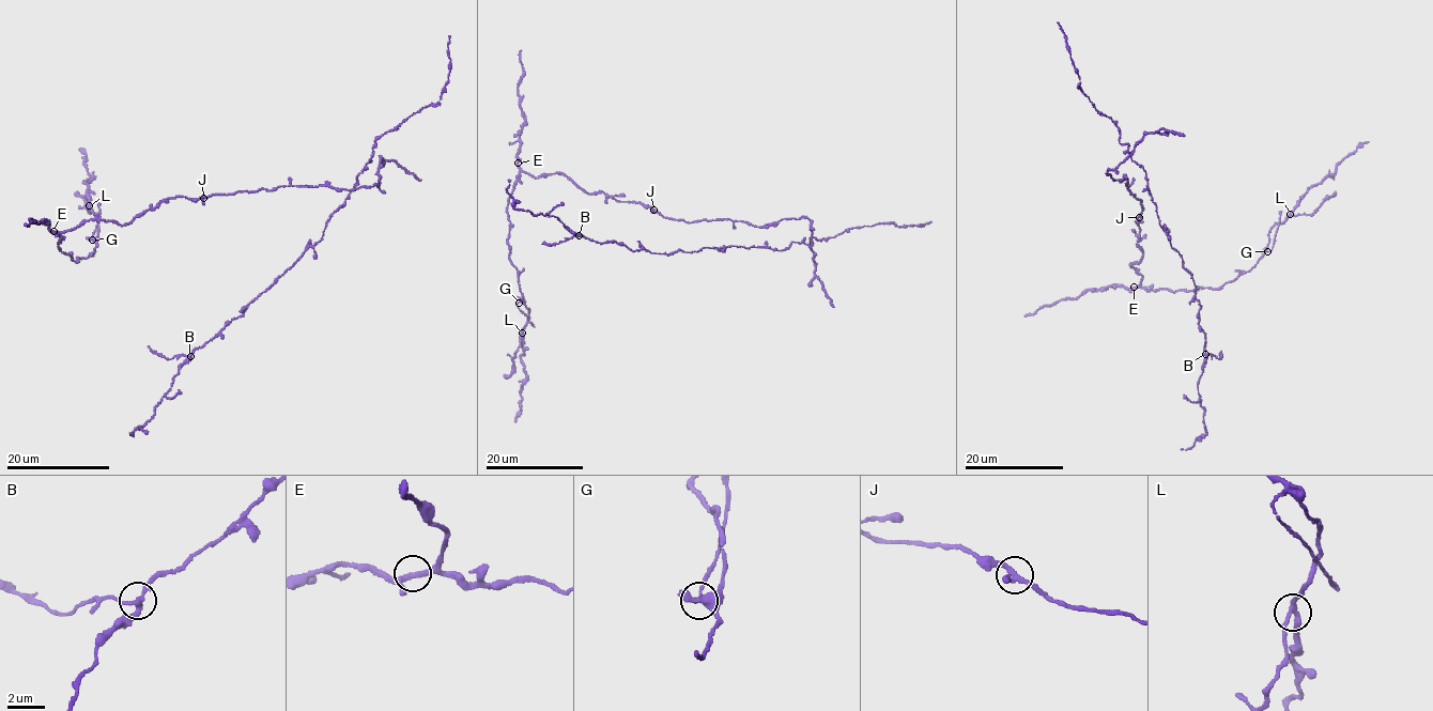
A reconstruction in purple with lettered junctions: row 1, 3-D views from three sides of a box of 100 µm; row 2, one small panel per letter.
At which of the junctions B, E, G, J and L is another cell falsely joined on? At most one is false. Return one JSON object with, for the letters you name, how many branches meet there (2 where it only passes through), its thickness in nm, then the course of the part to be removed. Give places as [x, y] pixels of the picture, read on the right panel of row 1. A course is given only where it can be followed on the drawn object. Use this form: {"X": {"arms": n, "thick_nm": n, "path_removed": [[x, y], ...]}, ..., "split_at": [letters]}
{"B": {"arms": 3, "thick_nm": 240, "path_removed": [[1205, 354], [1220, 359], [1221, 351]]}, "split_at": ["B"]}

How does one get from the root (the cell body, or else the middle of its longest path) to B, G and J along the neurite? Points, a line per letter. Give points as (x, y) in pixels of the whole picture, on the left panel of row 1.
B: (271, 189), (379, 186), (381, 176), (371, 163), (366, 165), (320, 241), (189, 355)
G: (271, 189), (164, 199), (122, 225), (82, 220), (60, 234), (58, 248), (76, 262), (92, 256), (92, 240)
J: (271, 189), (203, 198)

